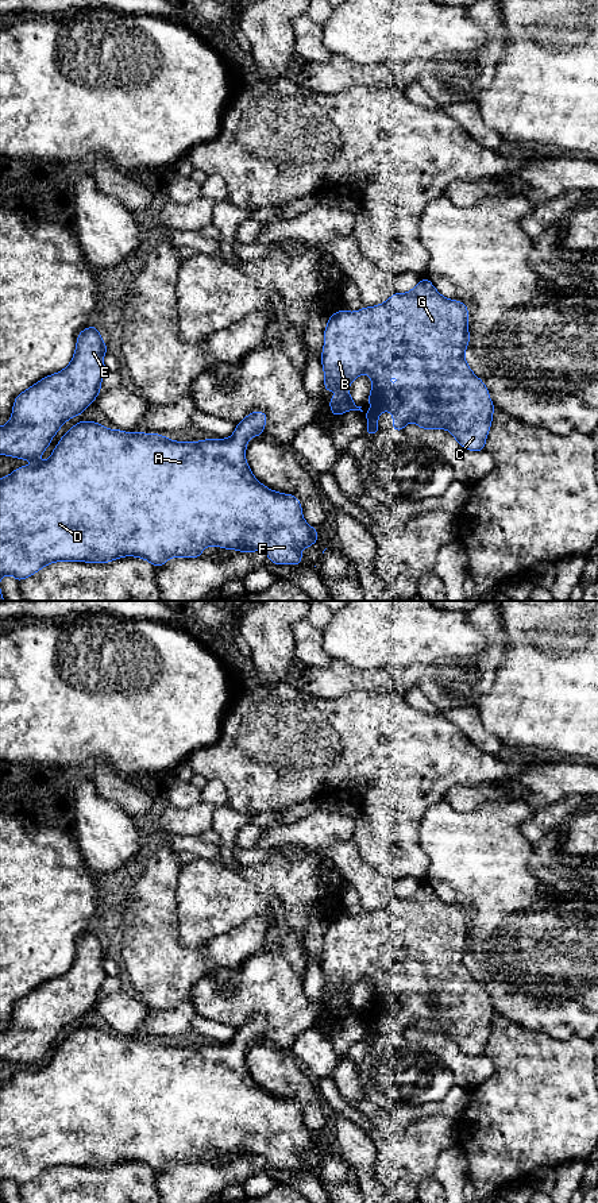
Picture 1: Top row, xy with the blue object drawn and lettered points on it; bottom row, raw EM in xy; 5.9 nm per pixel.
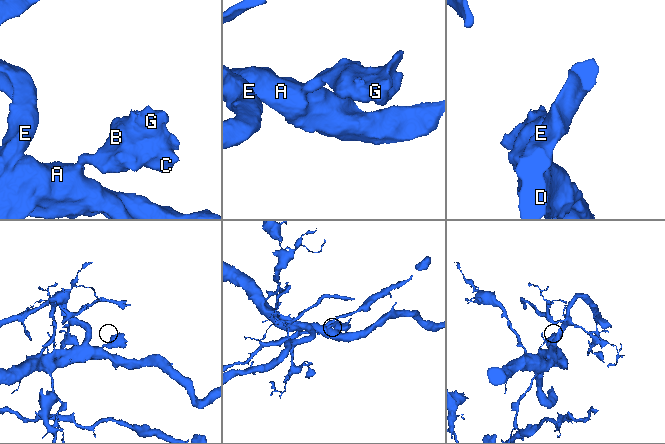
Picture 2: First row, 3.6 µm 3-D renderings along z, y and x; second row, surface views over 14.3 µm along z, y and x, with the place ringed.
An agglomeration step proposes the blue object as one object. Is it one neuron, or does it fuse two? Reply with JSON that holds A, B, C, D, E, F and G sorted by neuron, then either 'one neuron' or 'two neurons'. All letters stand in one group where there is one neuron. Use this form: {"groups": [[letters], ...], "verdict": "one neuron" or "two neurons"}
{"groups": [["A", "B", "C", "D", "E", "F", "G"]], "verdict": "one neuron"}

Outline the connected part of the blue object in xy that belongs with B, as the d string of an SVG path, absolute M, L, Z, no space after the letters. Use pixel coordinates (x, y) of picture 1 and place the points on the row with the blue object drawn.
M428 278L408 293L396 292L379 305L335 312L328 317L321 352L324 389L340 392L329 400L332 415L363 412L355 405L348 387L356 377L367 374L371 378L367 398L371 409L363 412L367 435L379 431L378 417L389 410L393 415L391 429L402 432L408 423L423 429L447 429L463 448L483 451L495 408L486 385L466 362L468 343L467 304L443 297Z

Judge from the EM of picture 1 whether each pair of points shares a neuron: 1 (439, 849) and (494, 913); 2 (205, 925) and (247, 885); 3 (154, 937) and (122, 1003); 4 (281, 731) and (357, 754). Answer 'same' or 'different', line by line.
1: same
2: same
3: different
4: same

